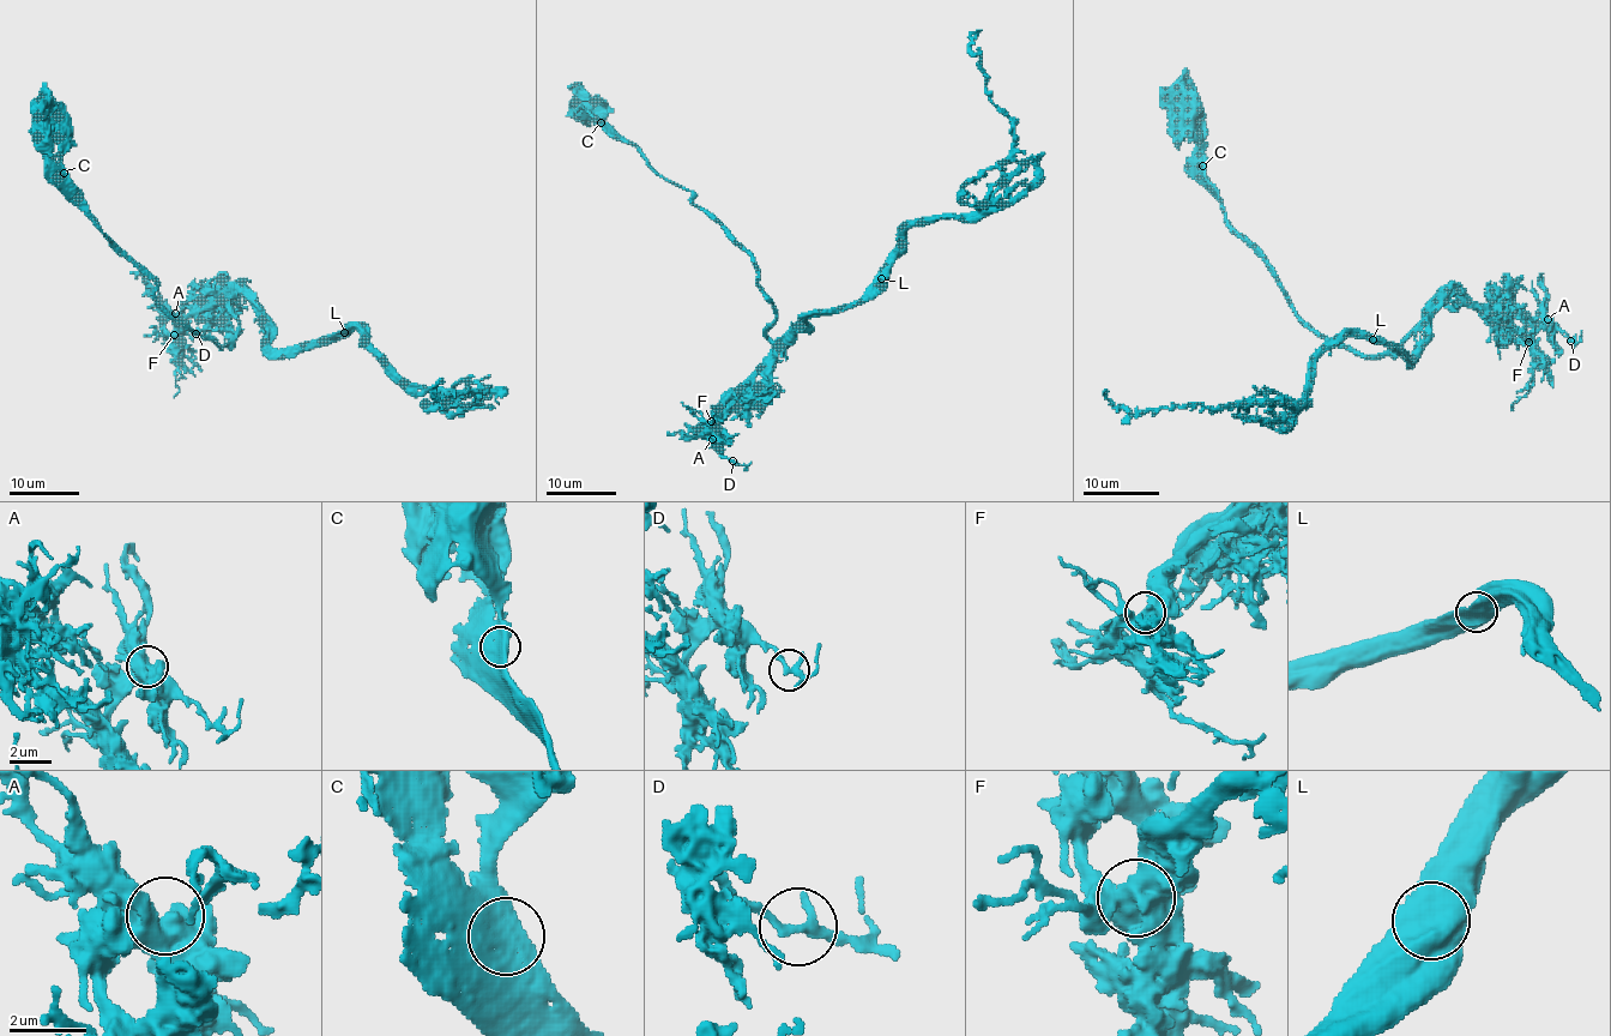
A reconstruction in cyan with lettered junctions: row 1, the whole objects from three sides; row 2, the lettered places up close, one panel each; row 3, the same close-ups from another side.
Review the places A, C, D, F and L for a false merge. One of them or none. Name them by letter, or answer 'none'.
L

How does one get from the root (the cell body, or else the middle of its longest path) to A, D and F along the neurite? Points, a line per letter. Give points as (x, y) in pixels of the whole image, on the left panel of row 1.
A: (48, 121), (64, 190), (155, 282), (155, 297), (219, 347), (236, 335), (235, 293), (170, 332), (175, 313)
D: (48, 121), (64, 190), (172, 315), (227, 347), (239, 326), (235, 293), (170, 332), (166, 324), (197, 332)
F: (48, 121), (64, 190), (172, 315), (227, 347), (239, 326), (235, 293), (174, 335)

